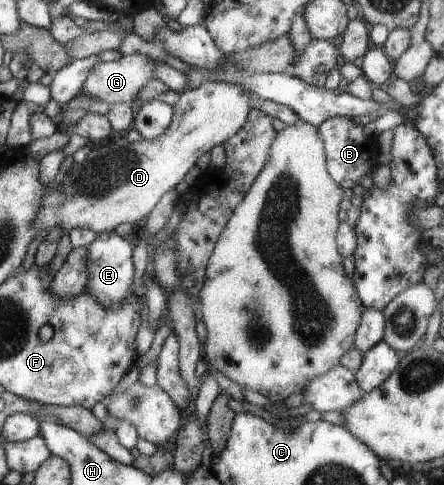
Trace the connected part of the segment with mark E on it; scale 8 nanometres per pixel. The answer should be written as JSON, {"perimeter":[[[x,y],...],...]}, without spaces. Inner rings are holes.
{"perimeter":[[[114,231],[97,233],[97,238],[87,245],[84,261],[87,271],[85,290],[96,298],[104,307],[124,305],[131,297],[131,278],[133,278],[133,262],[131,262],[131,246],[127,240]]]}

